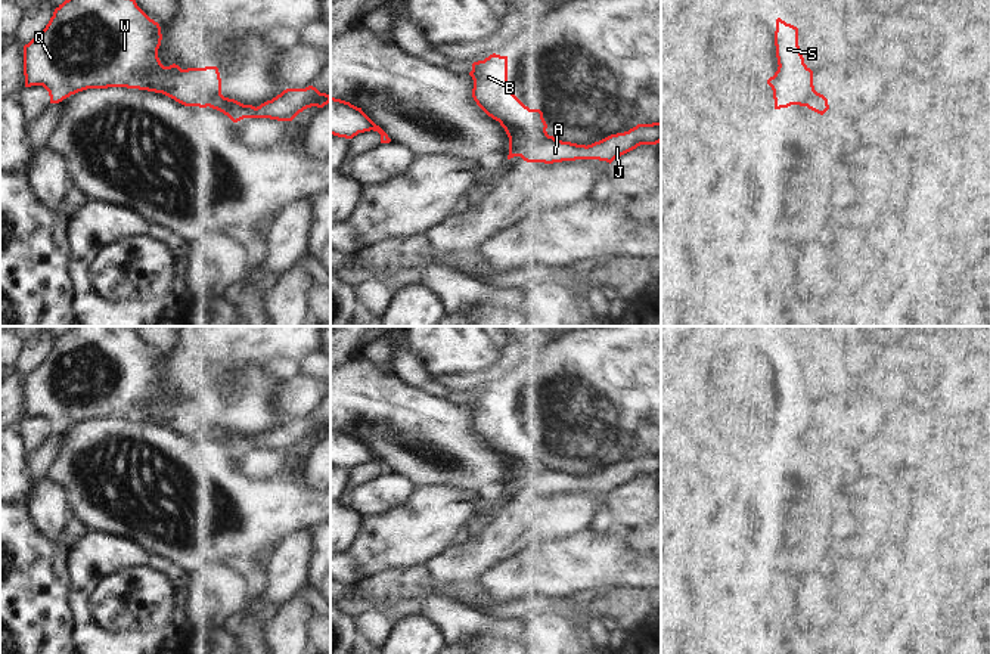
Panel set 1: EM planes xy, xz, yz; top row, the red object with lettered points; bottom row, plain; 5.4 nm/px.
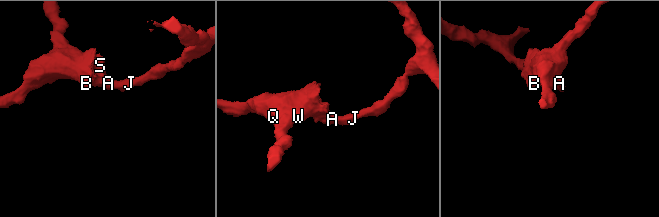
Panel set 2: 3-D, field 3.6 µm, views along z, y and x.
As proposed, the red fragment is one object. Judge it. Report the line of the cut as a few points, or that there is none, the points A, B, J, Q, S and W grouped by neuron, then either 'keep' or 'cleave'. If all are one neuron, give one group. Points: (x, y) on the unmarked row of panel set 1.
cut in xz along (549, 467), (540, 473), (530, 473), (518, 486); A J / B Q S W; cleave

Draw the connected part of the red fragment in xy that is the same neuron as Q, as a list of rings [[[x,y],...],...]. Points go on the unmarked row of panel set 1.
[[[71,326],[59,335],[46,359],[24,376],[25,418],[43,416],[50,434],[87,419],[127,418],[162,424],[184,437],[211,434],[221,424],[217,397],[181,400],[164,397],[158,388],[162,365],[127,326]]]

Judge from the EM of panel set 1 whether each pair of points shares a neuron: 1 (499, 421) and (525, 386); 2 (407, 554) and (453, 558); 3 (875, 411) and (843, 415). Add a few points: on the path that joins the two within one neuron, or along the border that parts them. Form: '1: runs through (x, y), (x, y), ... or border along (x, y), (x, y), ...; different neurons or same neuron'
1: runs through (508, 412), (525, 394); same neuron
2: border along (453, 542), (425, 564); different neurons
3: runs through (868, 414), (850, 415); same neuron

